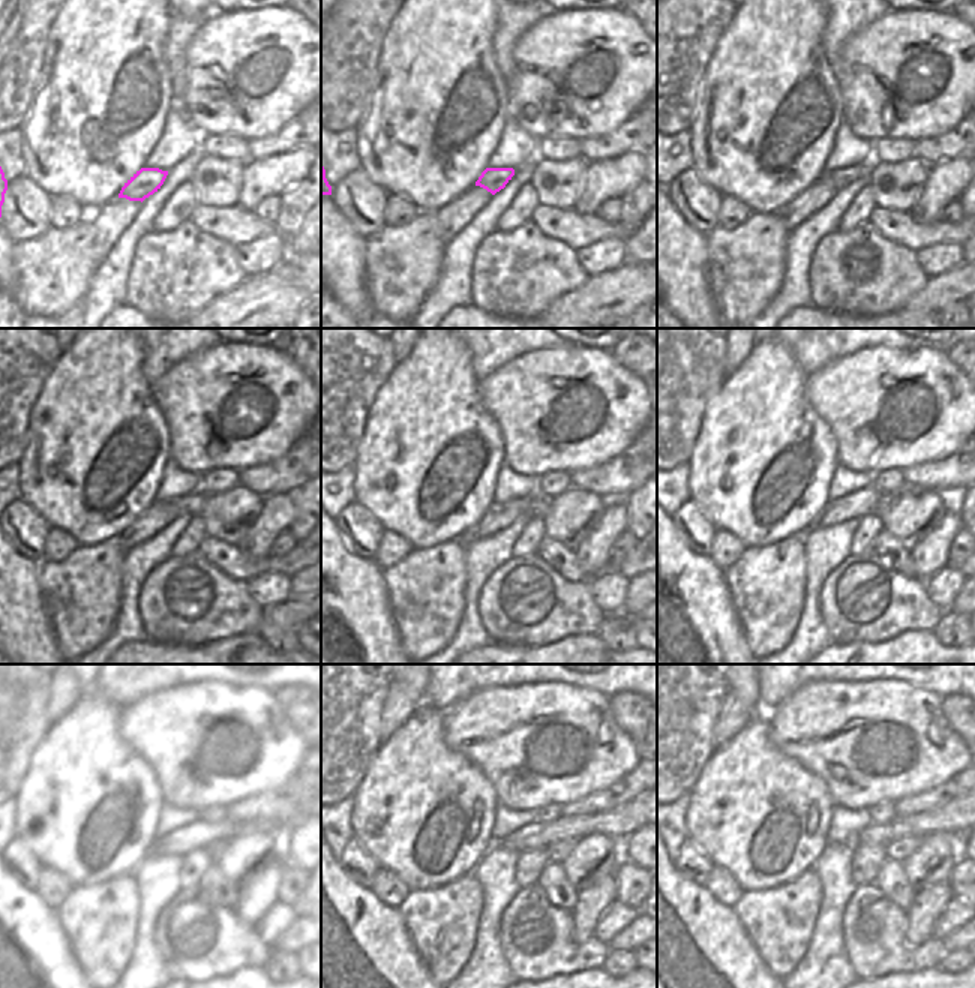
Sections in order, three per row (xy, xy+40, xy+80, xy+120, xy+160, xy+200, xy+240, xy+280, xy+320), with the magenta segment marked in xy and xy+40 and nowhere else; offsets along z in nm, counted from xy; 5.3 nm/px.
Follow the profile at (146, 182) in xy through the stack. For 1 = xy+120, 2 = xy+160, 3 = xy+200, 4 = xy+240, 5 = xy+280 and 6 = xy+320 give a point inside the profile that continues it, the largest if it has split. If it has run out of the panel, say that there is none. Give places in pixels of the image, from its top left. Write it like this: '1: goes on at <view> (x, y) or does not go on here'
1: goes on at xy+120 (192, 504)
2: goes on at xy+160 (539, 504)
3: goes on at xy+200 (884, 505)
4: goes on at xy+240 (215, 849)
5: goes on at xy+280 (558, 852)
6: goes on at xy+320 (899, 850)

